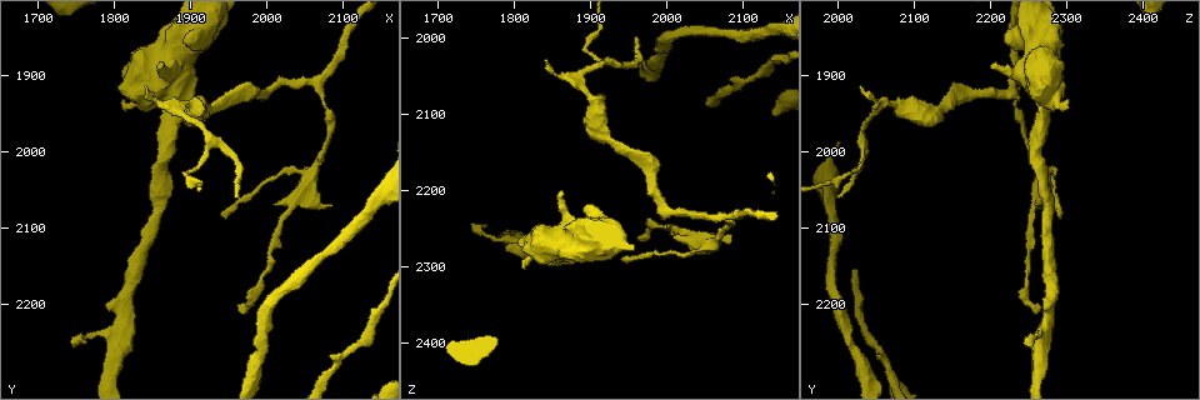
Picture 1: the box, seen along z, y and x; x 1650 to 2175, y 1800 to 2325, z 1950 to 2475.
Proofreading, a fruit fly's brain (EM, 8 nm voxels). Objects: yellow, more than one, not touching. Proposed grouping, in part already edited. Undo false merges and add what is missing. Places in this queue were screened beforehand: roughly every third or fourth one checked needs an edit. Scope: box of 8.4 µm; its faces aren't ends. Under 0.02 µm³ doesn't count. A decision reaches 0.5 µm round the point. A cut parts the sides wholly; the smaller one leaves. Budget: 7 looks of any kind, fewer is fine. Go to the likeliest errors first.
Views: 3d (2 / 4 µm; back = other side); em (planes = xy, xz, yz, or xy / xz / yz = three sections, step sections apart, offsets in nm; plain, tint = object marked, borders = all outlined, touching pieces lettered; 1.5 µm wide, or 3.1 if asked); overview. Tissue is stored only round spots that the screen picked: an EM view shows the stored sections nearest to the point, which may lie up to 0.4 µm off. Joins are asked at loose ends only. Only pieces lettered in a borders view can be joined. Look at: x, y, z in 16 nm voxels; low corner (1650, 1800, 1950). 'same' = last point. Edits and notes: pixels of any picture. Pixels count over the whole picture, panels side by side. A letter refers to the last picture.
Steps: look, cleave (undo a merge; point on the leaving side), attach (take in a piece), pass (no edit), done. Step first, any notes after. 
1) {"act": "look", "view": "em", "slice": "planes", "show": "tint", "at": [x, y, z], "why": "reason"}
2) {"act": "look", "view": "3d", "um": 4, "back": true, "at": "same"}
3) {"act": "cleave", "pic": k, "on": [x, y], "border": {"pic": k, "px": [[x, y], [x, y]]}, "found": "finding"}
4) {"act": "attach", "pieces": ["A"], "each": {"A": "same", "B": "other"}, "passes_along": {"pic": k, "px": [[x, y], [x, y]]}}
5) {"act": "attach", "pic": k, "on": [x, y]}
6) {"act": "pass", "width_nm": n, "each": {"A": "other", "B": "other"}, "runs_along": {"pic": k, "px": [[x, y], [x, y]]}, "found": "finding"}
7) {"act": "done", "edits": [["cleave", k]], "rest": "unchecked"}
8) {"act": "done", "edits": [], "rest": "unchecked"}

{"act": "look", "view": "3d", "um": 2, "at": [1810, 1925, 2300]}

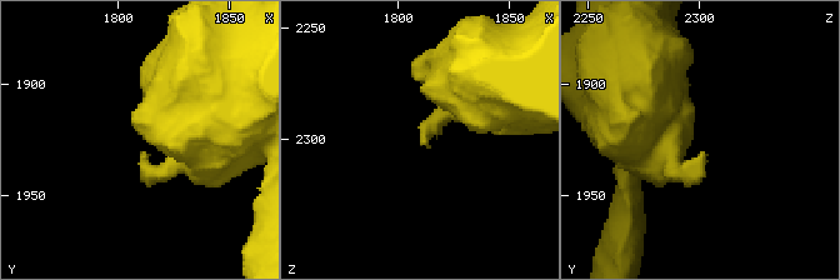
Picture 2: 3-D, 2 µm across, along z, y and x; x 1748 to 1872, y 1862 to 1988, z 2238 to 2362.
{"act": "look", "view": "em", "slice": "planes", "show": "borders", "at": [1811, 1931, 2303]}

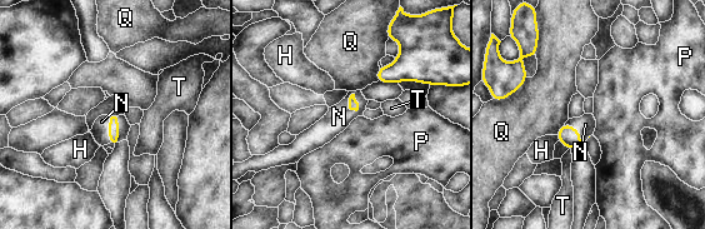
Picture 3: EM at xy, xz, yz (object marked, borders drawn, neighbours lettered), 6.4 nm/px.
{"act": "attach", "pieces": ["N"], "each": {"H": "other", "N": "same", "P": "other", "Q": "other", "T": "other"}, "passes_along": {"pic": 3, "px": [[353, 104], [358, 103], [339, 117]]}, "found": "the cell continues"}

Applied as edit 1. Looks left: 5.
{"act": "look", "view": "em", "slice": "planes", "show": "borders", "at": [1965, 2205, 2265], "why": "thin end"}

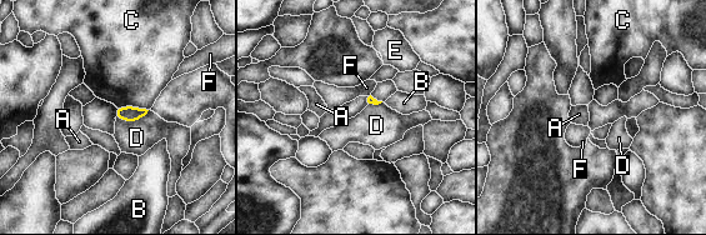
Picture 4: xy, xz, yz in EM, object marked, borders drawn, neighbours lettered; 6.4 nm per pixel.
{"act": "pass", "each": {"A": "other", "B": "other", "C": "other", "D": "other", "E": "other", "F": "other"}, "border": {"pic": 4, "px": [[149, 110], [131, 121], [115, 118]]}, "found": "none of them fits"}

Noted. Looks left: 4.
{"act": "look", "view": "em", "slice": "planes", "show": "borders", "at": [1750, 2255, 2250], "why": "thin end"}

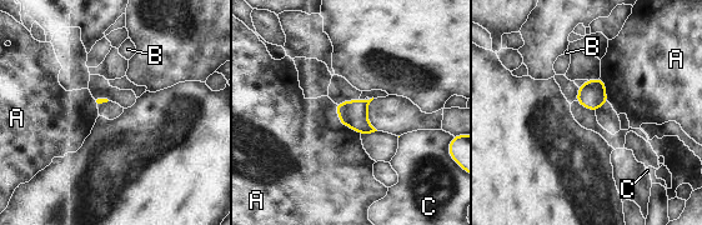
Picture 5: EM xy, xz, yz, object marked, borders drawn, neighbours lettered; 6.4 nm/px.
{"act": "pass", "each": {"A": "other", "B": "other", "C": "other"}, "found": "none of them fits"}

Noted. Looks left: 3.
{"act": "done", "edits": [["attach", 3]], "rest": "unchecked"}

